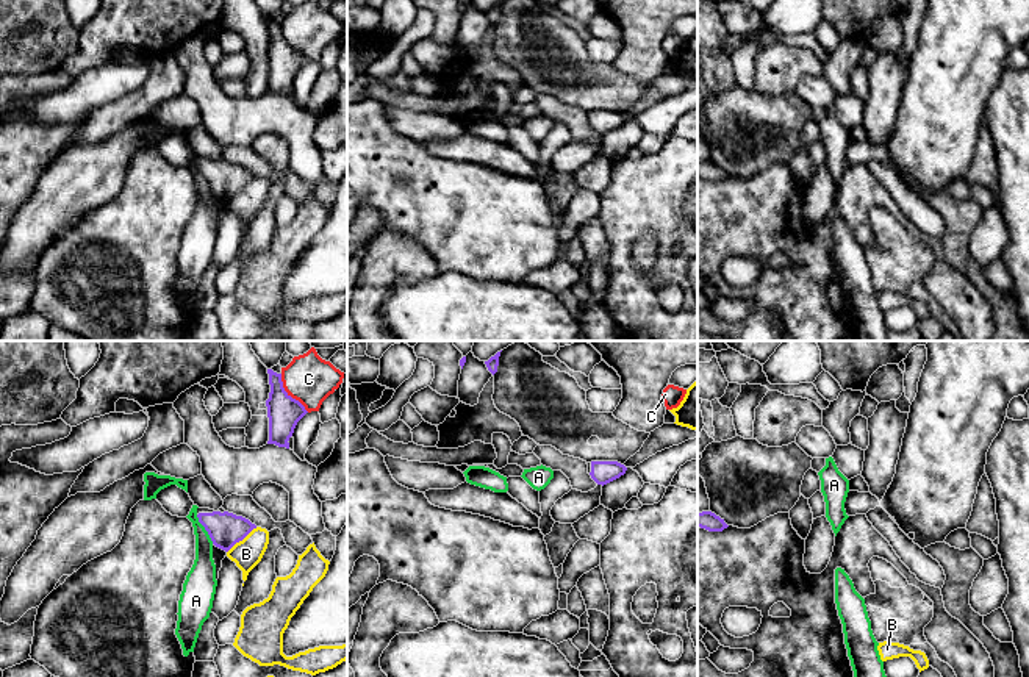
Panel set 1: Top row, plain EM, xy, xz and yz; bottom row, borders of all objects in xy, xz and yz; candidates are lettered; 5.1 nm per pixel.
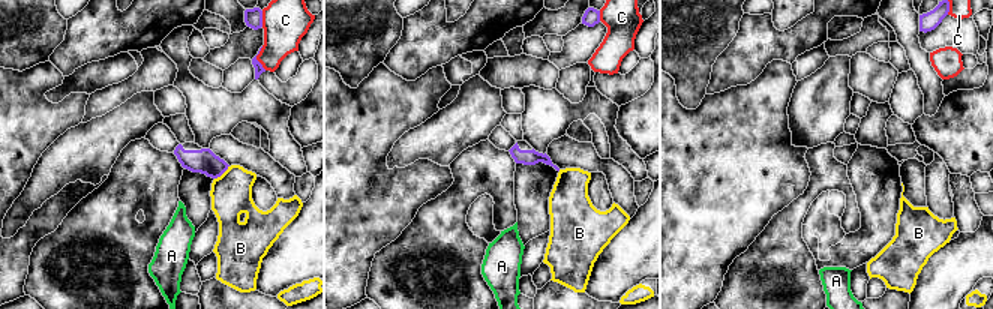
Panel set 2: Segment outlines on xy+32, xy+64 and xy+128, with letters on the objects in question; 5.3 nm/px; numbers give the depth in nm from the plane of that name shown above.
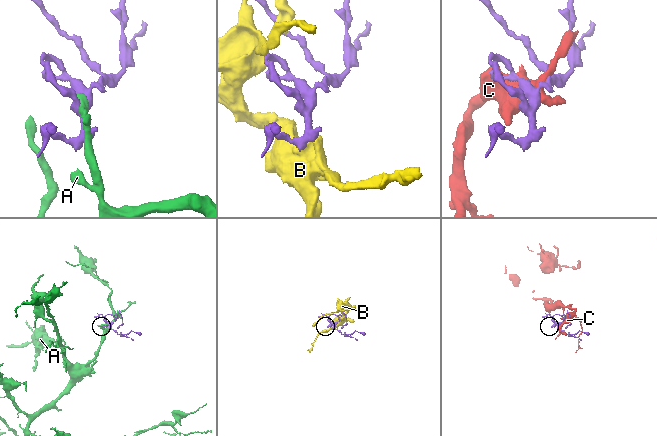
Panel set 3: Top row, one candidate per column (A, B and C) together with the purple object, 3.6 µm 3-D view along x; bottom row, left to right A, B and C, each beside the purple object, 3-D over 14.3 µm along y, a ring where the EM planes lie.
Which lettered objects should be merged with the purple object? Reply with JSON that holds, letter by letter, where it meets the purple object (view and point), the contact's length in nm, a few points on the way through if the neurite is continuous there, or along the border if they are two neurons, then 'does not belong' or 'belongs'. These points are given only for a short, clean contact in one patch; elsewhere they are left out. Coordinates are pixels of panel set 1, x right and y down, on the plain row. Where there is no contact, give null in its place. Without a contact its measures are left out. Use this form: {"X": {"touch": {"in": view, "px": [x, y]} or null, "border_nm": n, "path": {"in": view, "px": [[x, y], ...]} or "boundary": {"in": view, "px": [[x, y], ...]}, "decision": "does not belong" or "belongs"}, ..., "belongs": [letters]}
{"A": {"touch": {"in": "xy", "px": [205, 179]}, "border_nm": 180, "decision": "does not belong"}, "B": {"touch": {"in": "xy", "px": [241, 189]}, "border_nm": 200, "decision": "does not belong"}, "C": {"touch": {"in": "xy", "px": [290, 46]}, "border_nm": 240, "decision": "does not belong"}, "belongs": []}

